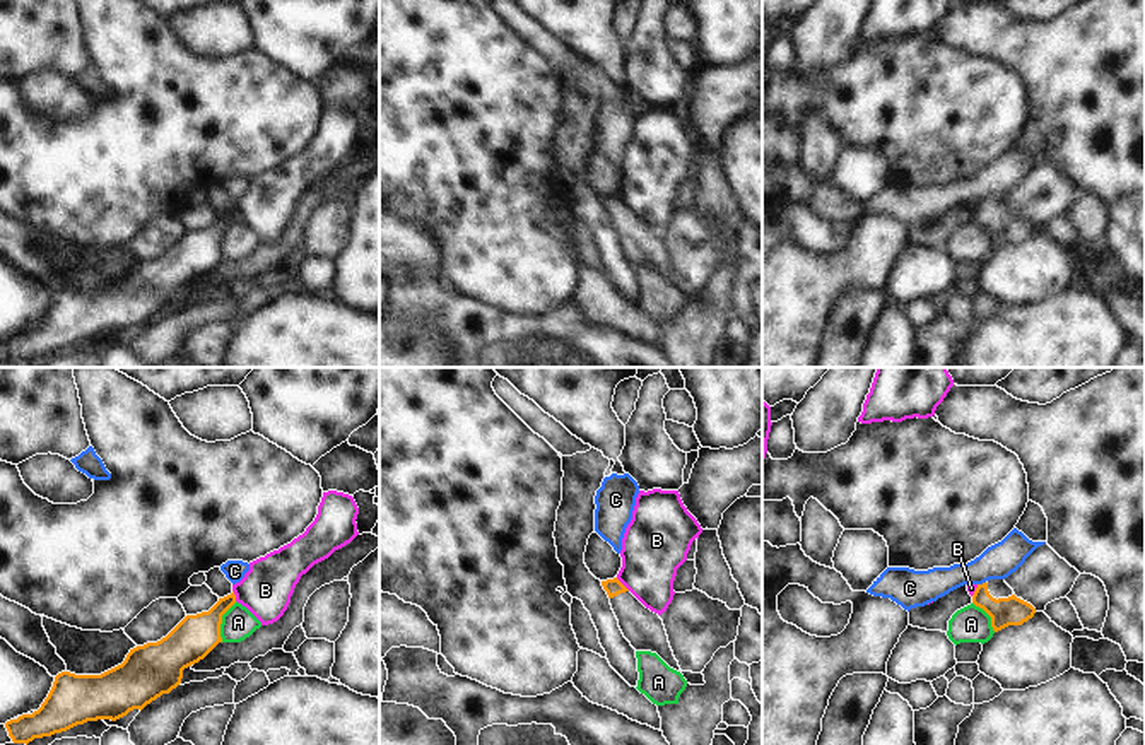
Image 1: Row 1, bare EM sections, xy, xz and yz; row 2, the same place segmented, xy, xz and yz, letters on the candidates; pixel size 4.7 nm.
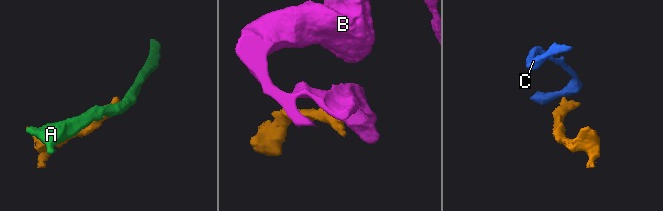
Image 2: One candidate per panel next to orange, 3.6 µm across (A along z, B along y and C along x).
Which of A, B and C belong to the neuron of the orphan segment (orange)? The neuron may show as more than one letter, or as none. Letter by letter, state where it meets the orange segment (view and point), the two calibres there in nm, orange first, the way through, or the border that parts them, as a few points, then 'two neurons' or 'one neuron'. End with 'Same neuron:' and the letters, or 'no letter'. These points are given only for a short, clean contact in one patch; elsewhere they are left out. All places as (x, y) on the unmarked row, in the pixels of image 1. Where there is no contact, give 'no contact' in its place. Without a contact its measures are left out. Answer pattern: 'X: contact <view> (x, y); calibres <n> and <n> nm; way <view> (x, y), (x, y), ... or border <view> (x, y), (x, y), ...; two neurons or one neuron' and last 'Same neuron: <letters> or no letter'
A: contact xy (221, 240); calibres 200 and 160 nm; two neurons
B: contact xz (621, 200); calibres 80 and 300 nm; border xz (616, 195), (629, 207); two neurons
C: contact yz (983, 200); calibres 140 and 160 nm; border yz (985, 199), (978, 202); two neurons
Same neuron: no letter

